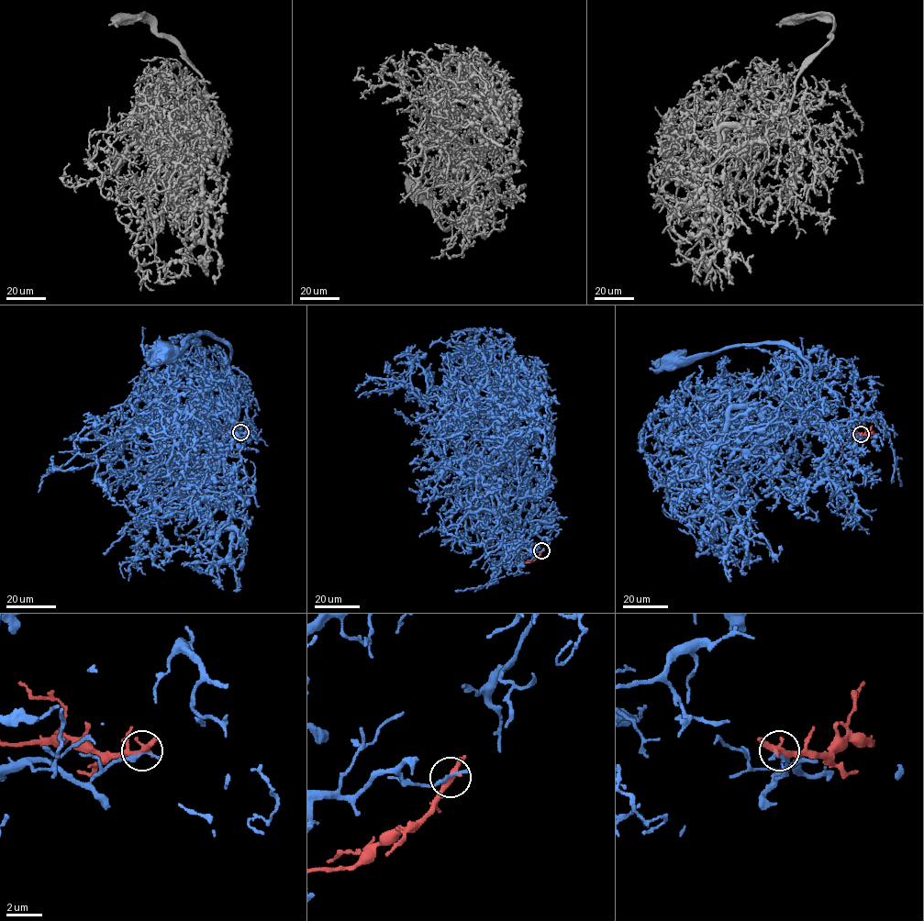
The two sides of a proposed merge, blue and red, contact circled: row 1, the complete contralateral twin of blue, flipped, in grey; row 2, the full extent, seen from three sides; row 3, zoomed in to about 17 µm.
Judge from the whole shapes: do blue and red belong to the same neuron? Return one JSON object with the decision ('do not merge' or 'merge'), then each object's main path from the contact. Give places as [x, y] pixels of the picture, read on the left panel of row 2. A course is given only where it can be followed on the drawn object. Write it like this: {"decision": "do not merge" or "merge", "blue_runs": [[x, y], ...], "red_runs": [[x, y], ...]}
{"decision": "do not merge", "blue_runs": [[240, 432], [205, 430], [188, 402], [226, 371], [230, 349], [205, 333], [191, 336], [180, 351], [166, 349]], "red_runs": [[239, 432], [214, 429]]}

